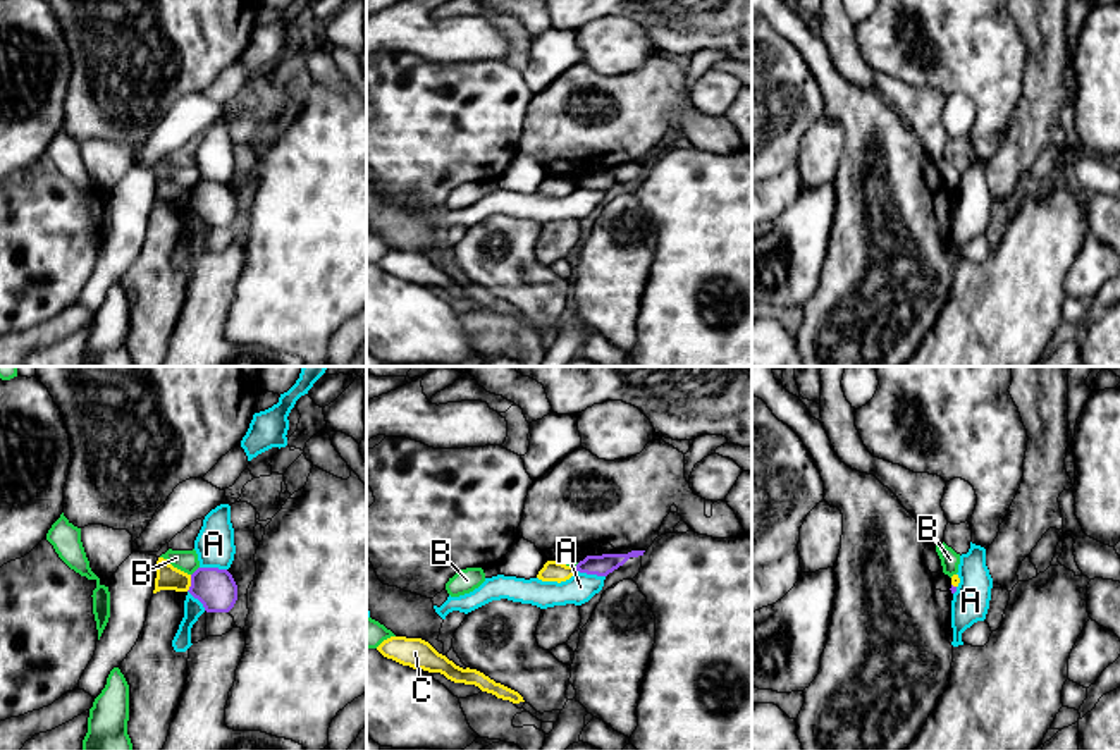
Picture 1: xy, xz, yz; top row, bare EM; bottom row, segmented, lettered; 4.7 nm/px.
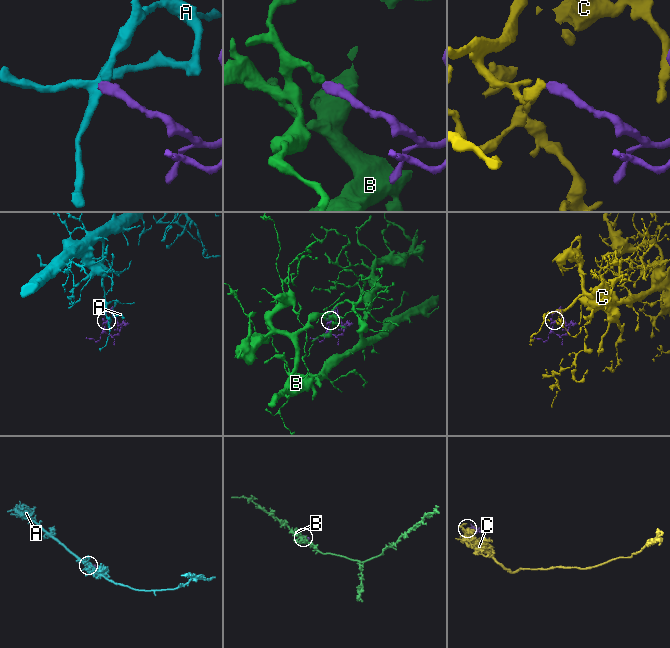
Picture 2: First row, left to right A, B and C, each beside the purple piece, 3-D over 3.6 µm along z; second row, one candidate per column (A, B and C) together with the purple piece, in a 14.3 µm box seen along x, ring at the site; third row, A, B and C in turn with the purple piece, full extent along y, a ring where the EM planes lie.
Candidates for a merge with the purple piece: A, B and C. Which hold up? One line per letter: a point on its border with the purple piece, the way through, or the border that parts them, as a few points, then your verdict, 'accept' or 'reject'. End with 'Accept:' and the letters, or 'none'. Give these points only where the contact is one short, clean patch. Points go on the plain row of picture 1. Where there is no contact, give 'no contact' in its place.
A: xz (590, 188) | along xz (577, 184), (604, 191) | reject
B: xy (195, 186) | along xy (198, 181), (191, 190) | reject
C: xy (191, 198) | along xy (191, 190), (191, 200), (186, 205) | reject
Accept: none

